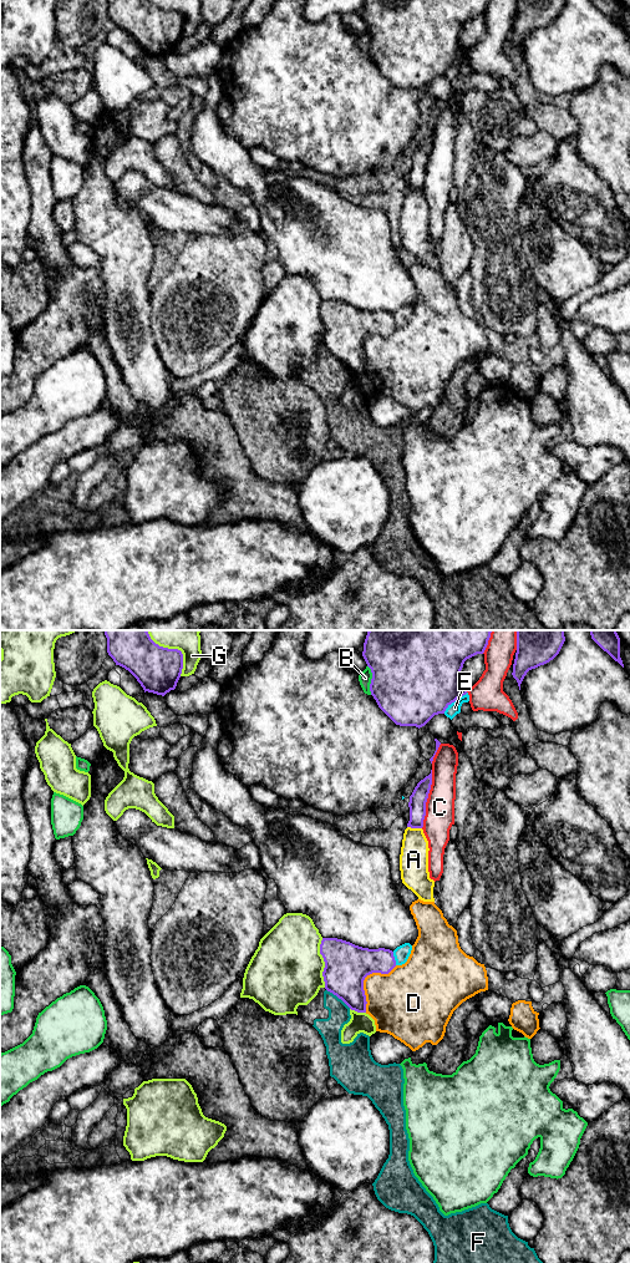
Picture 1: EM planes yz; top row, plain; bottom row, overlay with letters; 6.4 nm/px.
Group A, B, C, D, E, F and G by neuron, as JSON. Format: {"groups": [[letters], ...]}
{"groups": [["A"], ["B"], ["C"], ["D"], ["E"], ["F"], ["G"]]}

